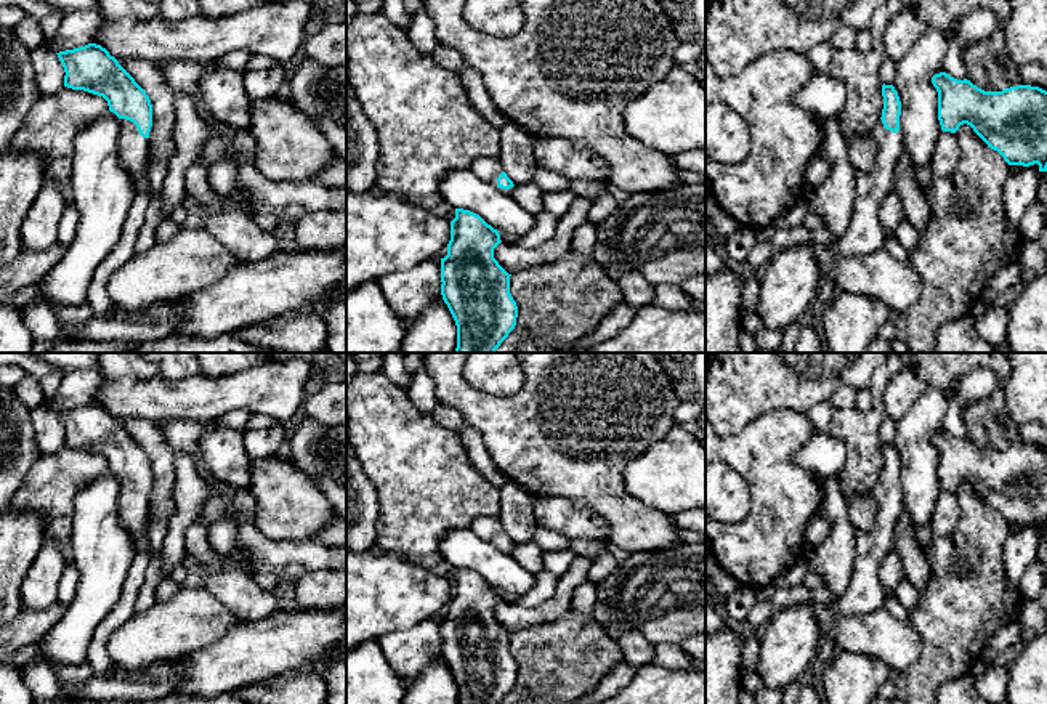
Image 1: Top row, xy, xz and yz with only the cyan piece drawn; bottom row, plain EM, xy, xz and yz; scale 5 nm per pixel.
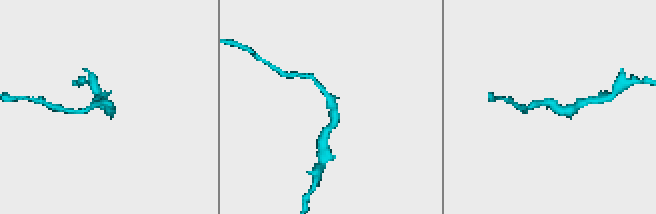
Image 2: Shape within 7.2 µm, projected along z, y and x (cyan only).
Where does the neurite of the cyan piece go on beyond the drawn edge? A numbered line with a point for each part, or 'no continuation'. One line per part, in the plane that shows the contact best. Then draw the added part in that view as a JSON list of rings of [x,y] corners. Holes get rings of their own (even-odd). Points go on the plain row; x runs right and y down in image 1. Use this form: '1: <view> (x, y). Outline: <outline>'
1: xy (132, 505). Outline: [[[120,478],[119,518],[130,534],[136,552],[151,548],[148,507],[149,497],[143,497],[133,481]]]

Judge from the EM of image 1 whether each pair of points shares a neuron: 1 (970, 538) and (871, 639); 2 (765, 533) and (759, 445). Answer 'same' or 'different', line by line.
1: different
2: same

